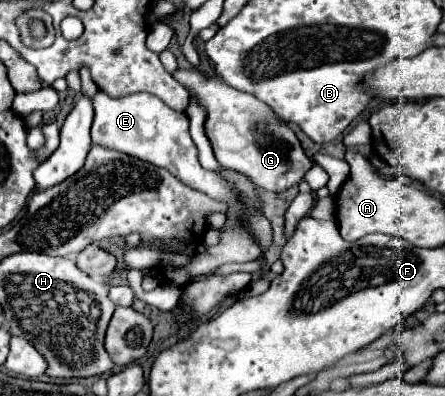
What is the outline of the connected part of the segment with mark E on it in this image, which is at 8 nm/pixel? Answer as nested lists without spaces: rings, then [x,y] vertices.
[[[101,90],[93,96],[95,120],[91,126],[91,138],[95,144],[101,144],[111,150],[125,152],[143,162],[151,162],[167,172],[175,174],[183,184],[211,196],[213,200],[223,200],[227,204],[227,214],[235,208],[237,200],[251,210],[261,210],[263,202],[255,190],[255,184],[239,172],[229,172],[225,168],[205,170],[197,160],[197,148],[189,136],[189,118],[185,112],[177,112],[163,104],[157,96],[137,92],[123,98],[111,98]]]

